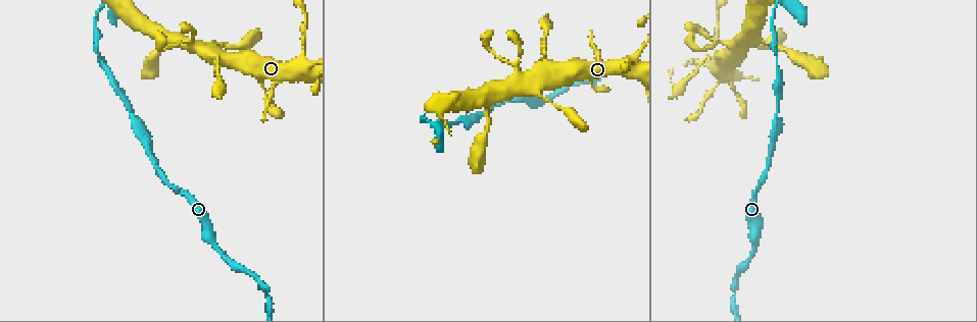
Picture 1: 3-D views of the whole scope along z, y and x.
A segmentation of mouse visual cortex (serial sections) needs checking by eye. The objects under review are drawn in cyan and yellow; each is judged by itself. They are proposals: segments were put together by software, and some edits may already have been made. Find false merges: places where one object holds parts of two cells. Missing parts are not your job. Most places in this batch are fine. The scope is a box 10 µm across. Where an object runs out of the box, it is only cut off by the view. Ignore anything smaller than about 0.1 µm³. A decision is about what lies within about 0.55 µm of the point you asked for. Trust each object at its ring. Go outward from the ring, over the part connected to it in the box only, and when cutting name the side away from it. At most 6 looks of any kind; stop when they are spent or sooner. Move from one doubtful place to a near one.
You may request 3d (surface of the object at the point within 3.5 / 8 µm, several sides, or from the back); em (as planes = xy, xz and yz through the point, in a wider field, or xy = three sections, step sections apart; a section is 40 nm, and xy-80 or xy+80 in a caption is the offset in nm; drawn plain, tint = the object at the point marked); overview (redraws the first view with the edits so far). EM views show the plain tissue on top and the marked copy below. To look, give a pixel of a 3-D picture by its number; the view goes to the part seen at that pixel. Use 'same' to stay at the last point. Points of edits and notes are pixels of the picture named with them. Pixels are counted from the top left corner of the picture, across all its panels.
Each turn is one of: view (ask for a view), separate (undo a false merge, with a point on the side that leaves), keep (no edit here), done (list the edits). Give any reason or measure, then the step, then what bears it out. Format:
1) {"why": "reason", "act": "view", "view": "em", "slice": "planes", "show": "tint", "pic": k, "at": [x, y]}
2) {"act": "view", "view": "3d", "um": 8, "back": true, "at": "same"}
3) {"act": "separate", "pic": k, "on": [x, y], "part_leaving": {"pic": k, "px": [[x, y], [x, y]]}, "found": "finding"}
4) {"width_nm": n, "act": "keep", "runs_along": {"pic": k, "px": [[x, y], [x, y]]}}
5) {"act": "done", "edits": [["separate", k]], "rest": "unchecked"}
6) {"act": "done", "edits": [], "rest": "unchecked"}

{"why": "calibre changes", "act": "view", "view": "3d", "um": 3.5, "pic": 1, "at": [214, 239]}

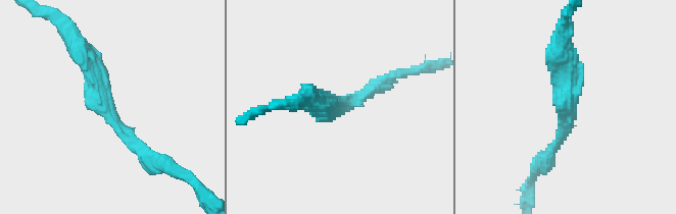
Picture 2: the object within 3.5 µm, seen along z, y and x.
{"act": "keep", "runs_along": {"pic": 2, "px": [[78, 46], [94, 67], [100, 102], [150, 158]]}, "found": "continuous, no second cell"}

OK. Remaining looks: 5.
{"why": "four-way junction", "act": "view", "view": "3d", "um": 3.5, "pic": 1, "at": [303, 58]}

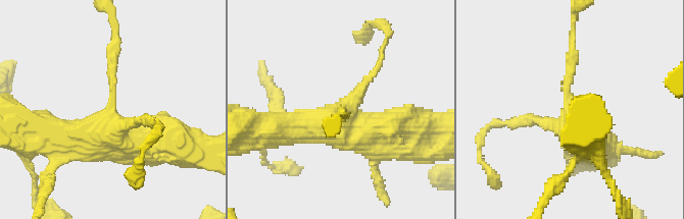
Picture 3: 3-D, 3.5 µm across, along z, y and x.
{"why": "need the tissue", "act": "view", "view": "em", "slice": "planes", "show": "tint", "pic": 3, "at": [568, 112]}

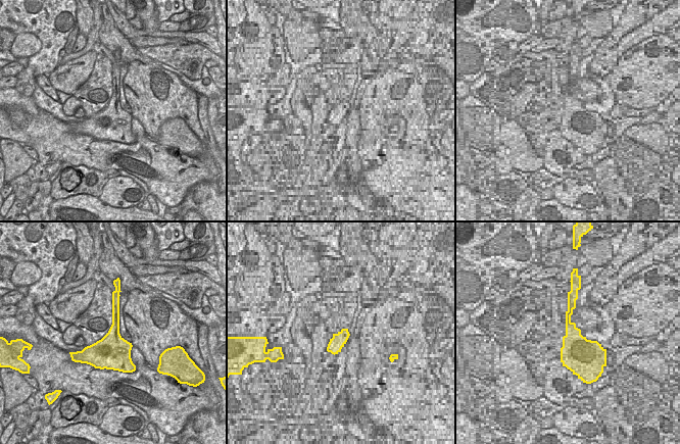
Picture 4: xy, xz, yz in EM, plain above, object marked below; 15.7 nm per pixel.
{"arm_widths_nm": [150, 150, 450, 600], "act": "keep", "runs_along": {"pic": 3, "px": [[275, 128], [331, 123], [375, 144], [375, 160]]}, "found": "all the same cell"}

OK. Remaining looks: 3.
{"why": "thick turns thin", "act": "view", "view": "3d", "um": 8, "pic": 1, "at": [94, 17]}

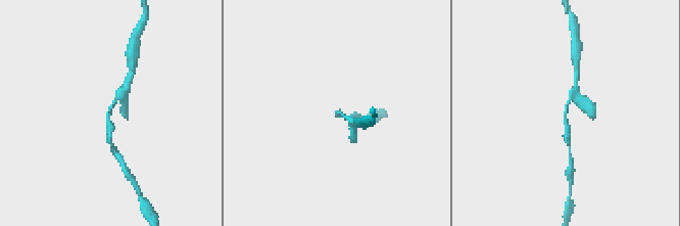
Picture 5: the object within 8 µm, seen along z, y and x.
{"arm_widths_nm": [200, 250], "why": "shape alone is not enough", "act": "view", "view": "em", "slice": "planes", "show": "tint", "at": "same"}

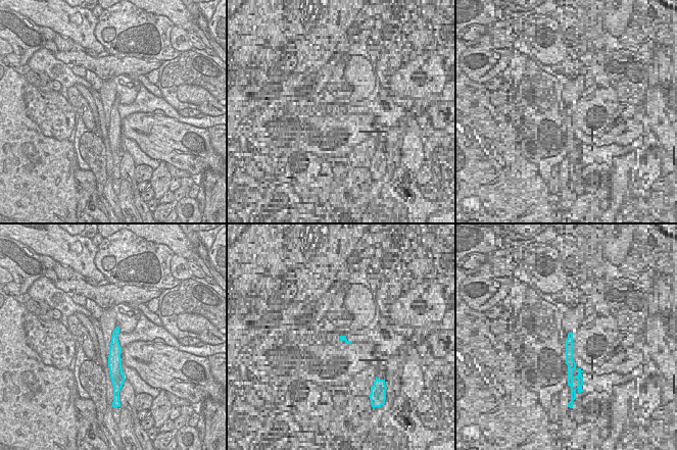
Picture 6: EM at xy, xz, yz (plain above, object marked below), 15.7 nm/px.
{"act": "keep", "runs_along": {"pic": 6, "px": [[116, 331], [114, 335], [115, 370]]}, "found": "continuous, no second cell"}

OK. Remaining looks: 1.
{"act": "done", "edits": [], "rest": "unchecked"}

